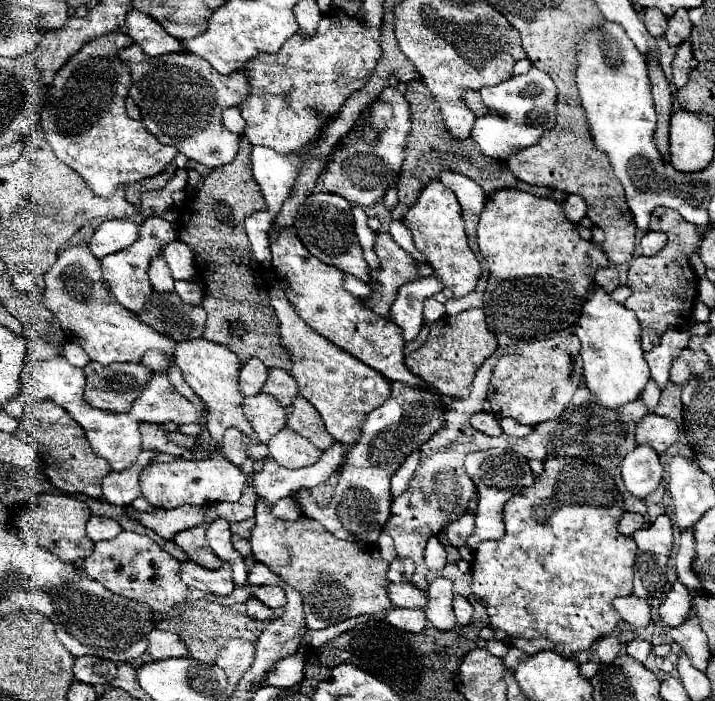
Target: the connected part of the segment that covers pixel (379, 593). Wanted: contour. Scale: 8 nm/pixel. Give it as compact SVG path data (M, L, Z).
M264 502L256 504L256 526L252 528L250 544L254 560L266 564L302 594L310 630L322 630L360 614L378 614L392 606L384 588L388 584L388 562L374 544L340 540L322 524L306 516L300 516L300 520L294 522L278 520Z

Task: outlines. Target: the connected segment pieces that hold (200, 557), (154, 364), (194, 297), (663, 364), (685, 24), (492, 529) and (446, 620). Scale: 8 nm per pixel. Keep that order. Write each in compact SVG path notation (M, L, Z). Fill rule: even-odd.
M206 524L194 526L190 530L182 530L174 536L174 542L190 556L192 562L204 566L204 568L218 568L220 566L220 558L212 552L212 548L208 548L206 542Z
M148 350L146 354L144 354L144 358L142 358L142 362L150 368L150 370L162 370L162 372L166 372L168 370L168 366L172 366L174 364L174 358L166 358L164 354L160 354L158 350Z
M188 280L188 282L176 282L176 294L186 302L186 304L192 304L192 306L200 306L202 302L202 290L196 282Z
M668 330L660 344L646 352L646 362L650 366L652 372L652 380L658 384L660 390L664 390L668 386L668 372L672 366L672 360L680 354L680 350L684 350L688 346L690 340L690 332L684 330Z
M680 8L674 16L668 18L668 28L666 28L664 38L666 38L666 42L668 42L670 46L678 46L678 44L682 44L684 40L688 40L690 30L692 30L692 22L690 22L690 18L688 18L688 10Z
M494 448L494 450L480 450L480 452L472 452L466 456L466 472L472 478L472 482L476 484L478 490L478 510L476 510L476 530L474 534L468 538L468 546L472 550L478 548L480 542L484 540L500 540L504 536L504 504L506 500L510 500L514 494L518 494L522 488L532 486L534 484L534 474L528 466L528 460L512 450L502 450L502 448Z
M436 576L428 590L428 608L426 608L426 618L438 628L438 630L454 630L456 628L456 618L452 612L452 582L444 576Z

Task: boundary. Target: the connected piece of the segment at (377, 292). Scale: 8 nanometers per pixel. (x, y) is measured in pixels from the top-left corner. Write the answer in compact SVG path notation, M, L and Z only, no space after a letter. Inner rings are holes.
M388 232L378 234L374 250L382 262L382 268L370 270L370 274L372 274L370 286L372 286L374 294L366 302L380 316L388 318L388 310L390 310L390 304L394 302L398 288L410 280L420 278L420 274L416 272L416 268L410 268L412 266L410 256L394 242L392 234L388 234Z

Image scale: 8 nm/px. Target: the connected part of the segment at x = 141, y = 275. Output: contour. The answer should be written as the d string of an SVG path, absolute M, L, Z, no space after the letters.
M148 218L140 226L140 236L132 246L124 248L122 252L104 256L100 260L106 284L124 308L128 308L132 312L144 310L144 304L148 304L148 296L152 296L152 284L148 280L148 264L152 264L152 256L156 256L156 252L162 252L166 248L166 244L174 242L176 238L178 238L178 232L172 222L166 222L164 218Z

